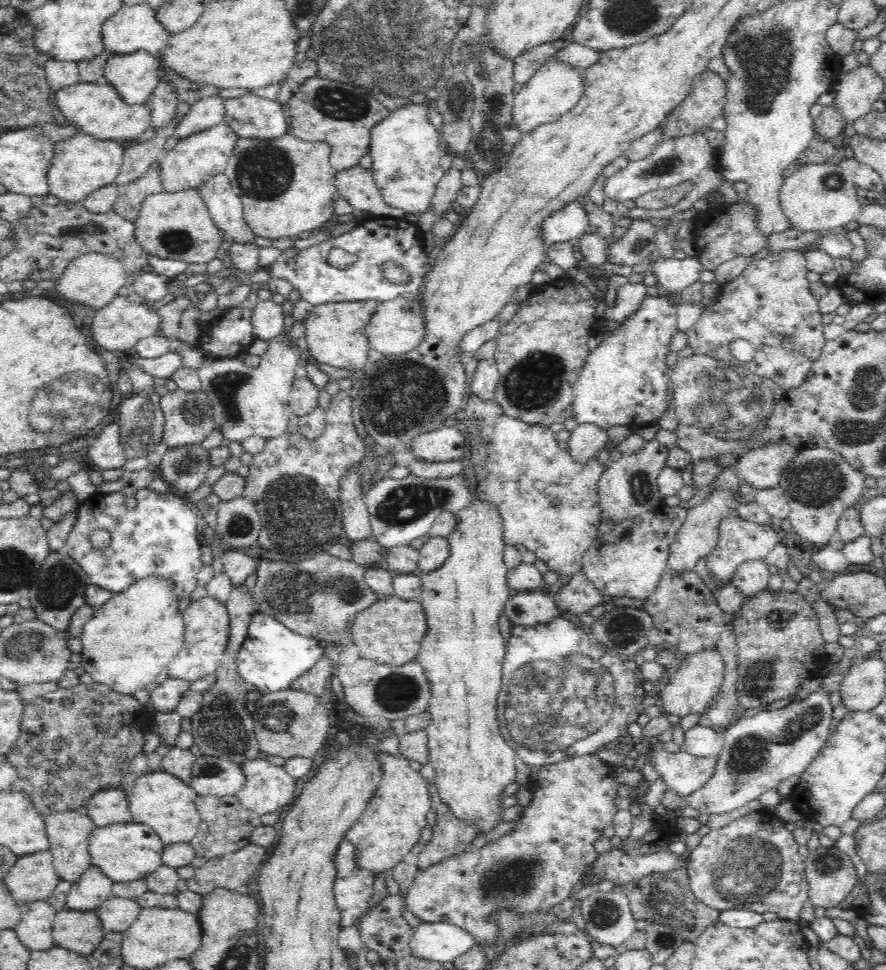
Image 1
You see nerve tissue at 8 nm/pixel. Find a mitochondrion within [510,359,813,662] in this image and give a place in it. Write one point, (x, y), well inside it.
(714, 397)

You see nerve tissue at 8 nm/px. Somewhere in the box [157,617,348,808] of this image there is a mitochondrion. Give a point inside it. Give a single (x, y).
(221, 728)

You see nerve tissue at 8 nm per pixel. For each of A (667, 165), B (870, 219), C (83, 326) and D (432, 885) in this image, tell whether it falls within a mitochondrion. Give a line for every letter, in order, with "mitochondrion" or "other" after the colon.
A: mitochondrion
B: other
C: other
D: other

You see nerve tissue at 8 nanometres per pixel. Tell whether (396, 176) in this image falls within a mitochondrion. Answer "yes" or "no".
yes

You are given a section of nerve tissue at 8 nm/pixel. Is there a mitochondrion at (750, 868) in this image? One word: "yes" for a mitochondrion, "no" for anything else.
yes

